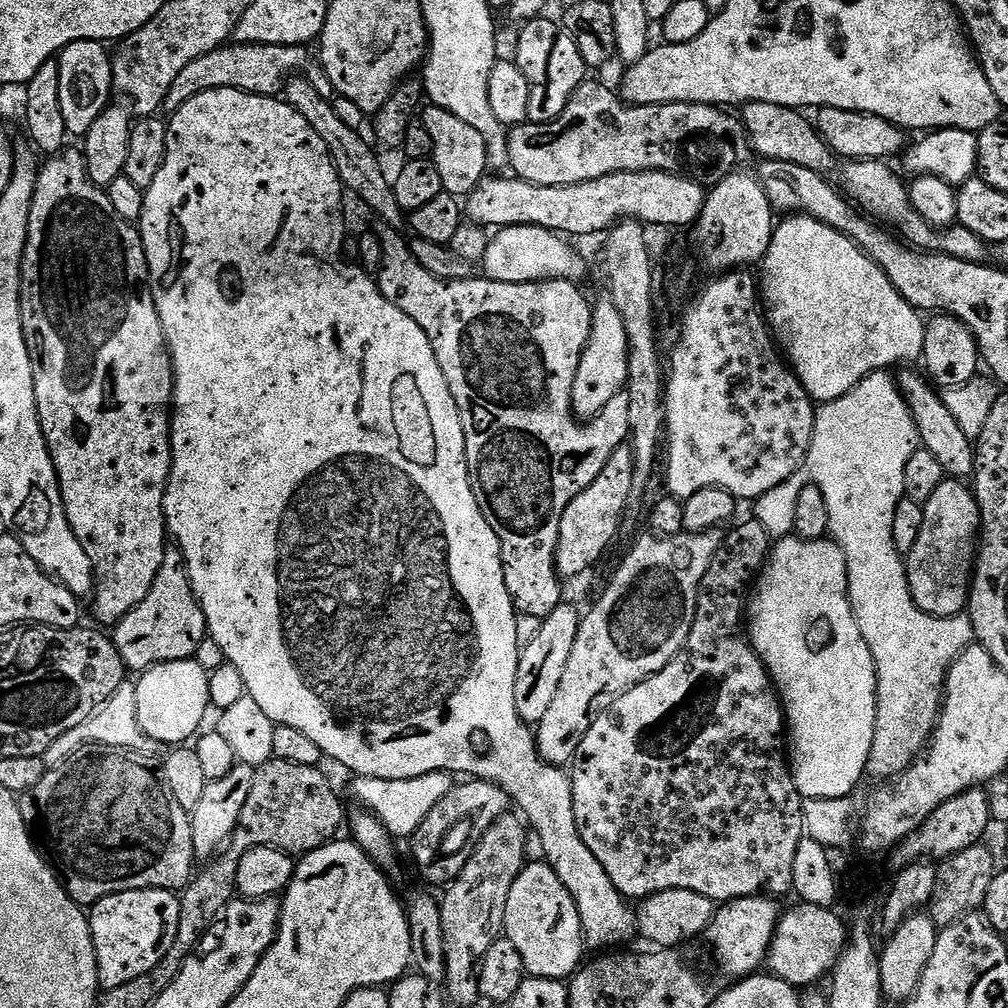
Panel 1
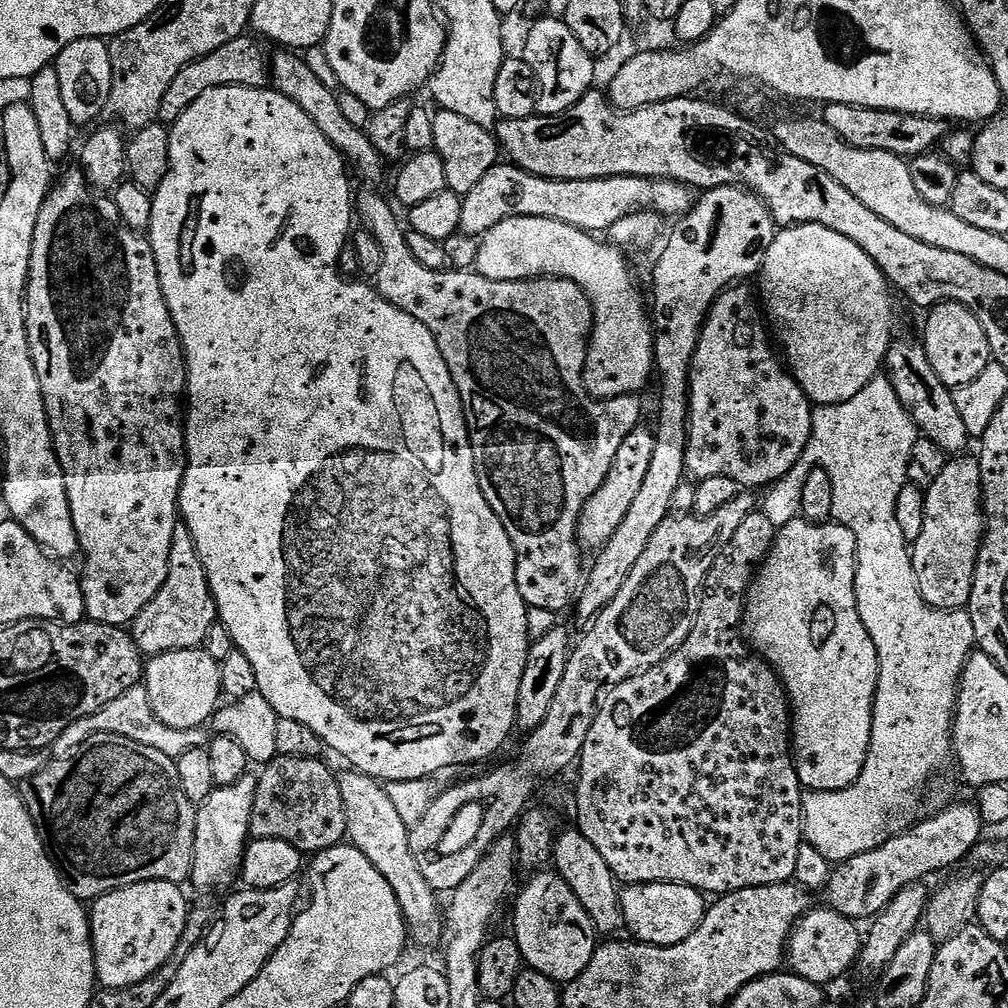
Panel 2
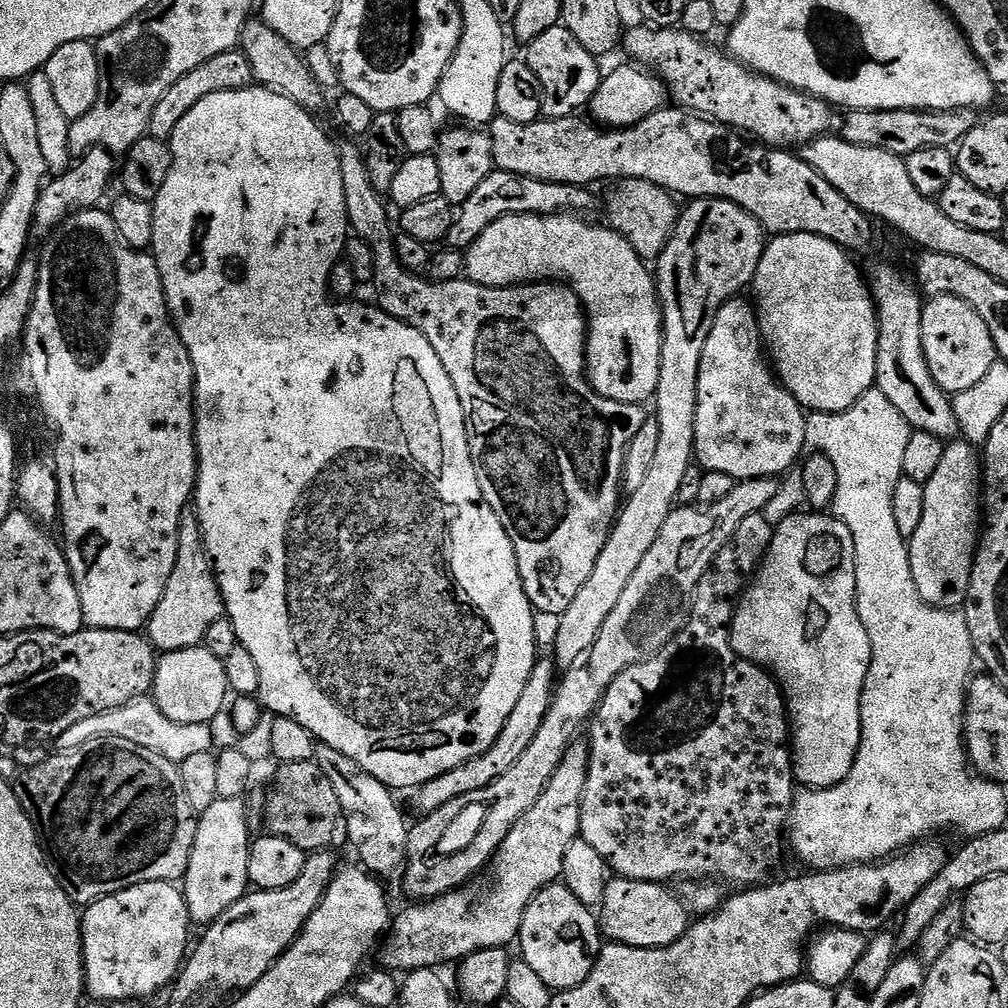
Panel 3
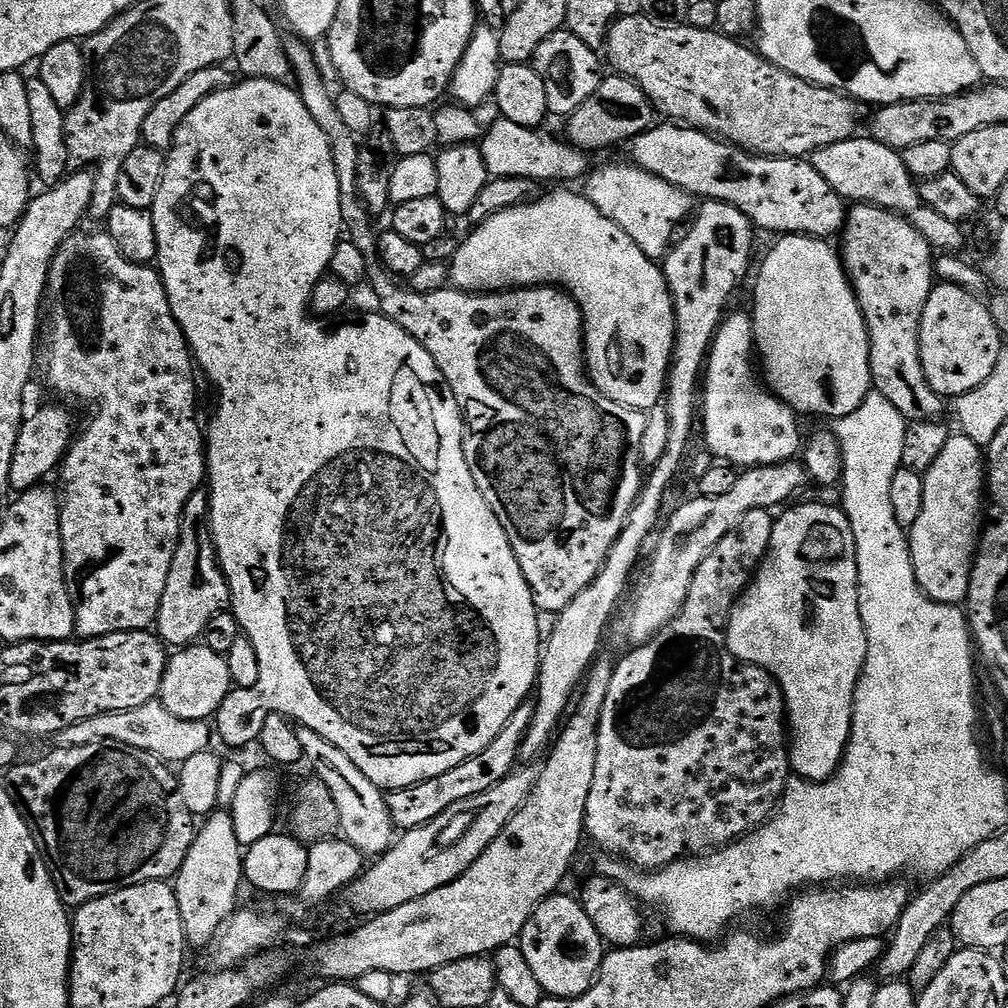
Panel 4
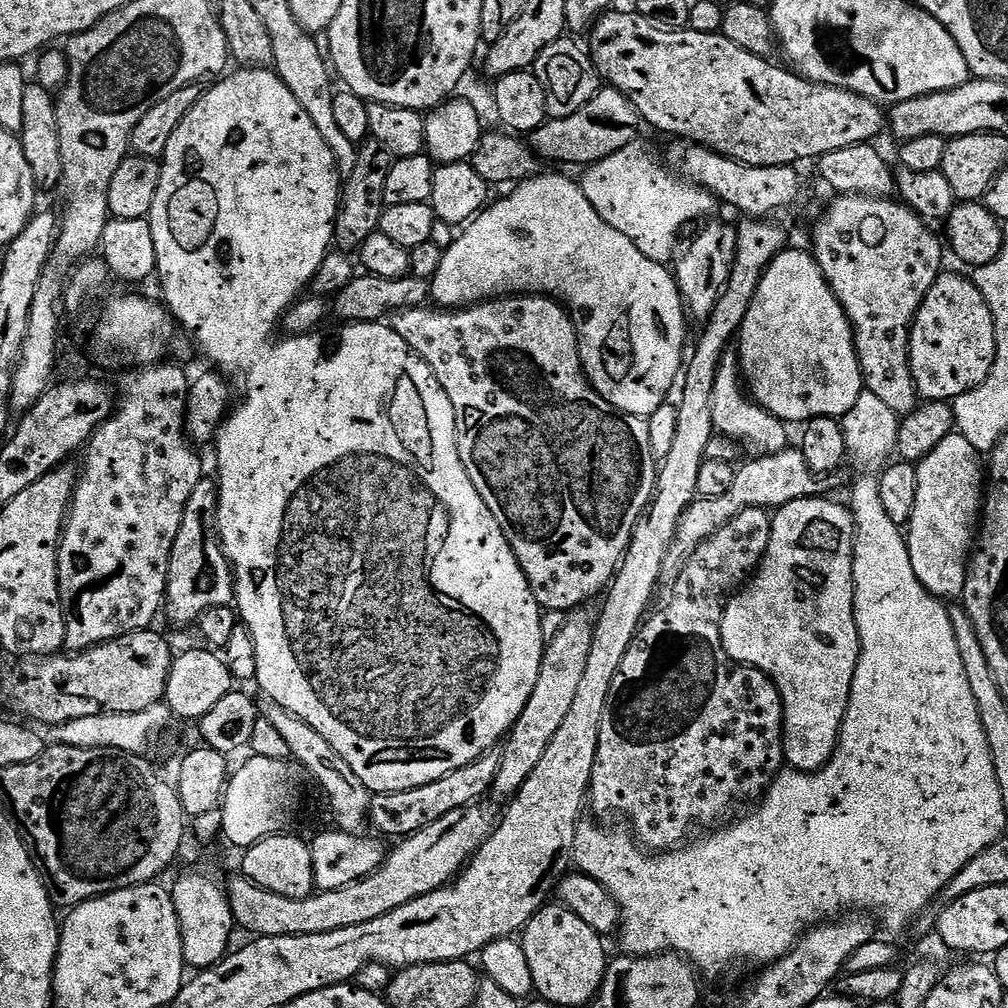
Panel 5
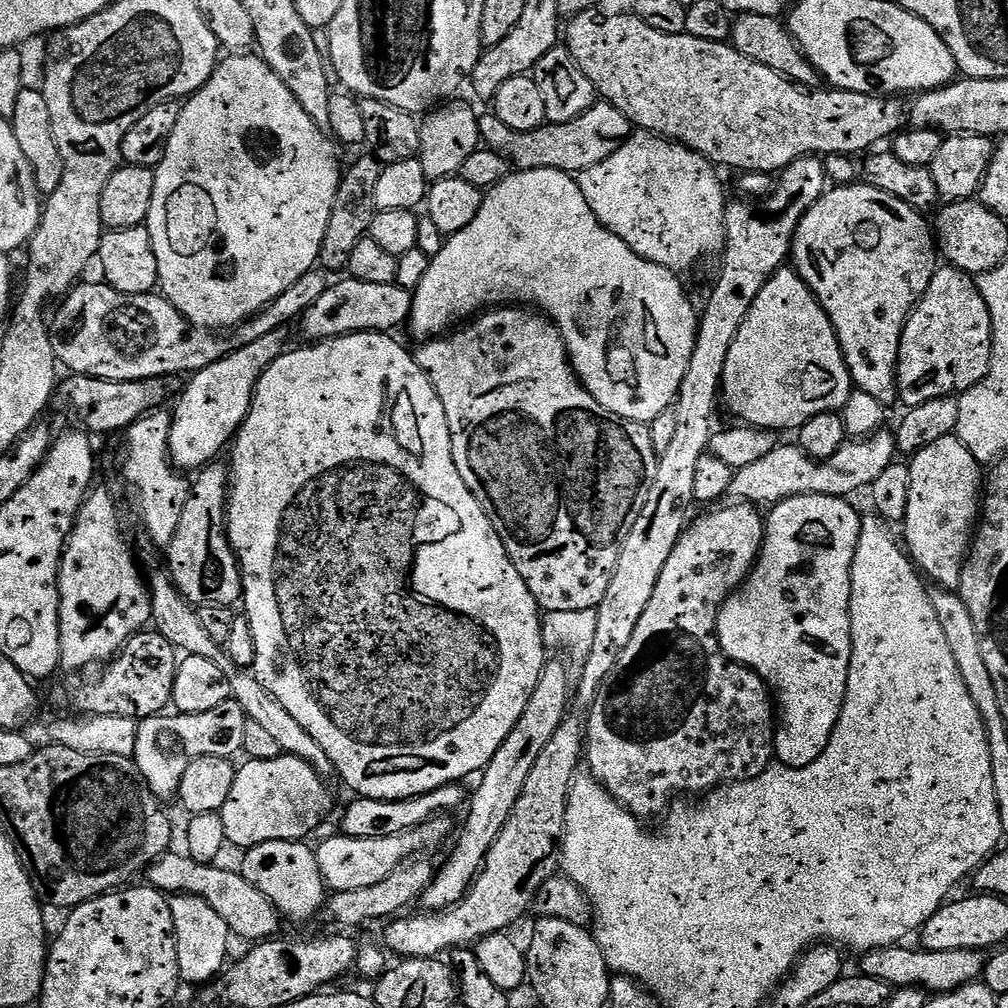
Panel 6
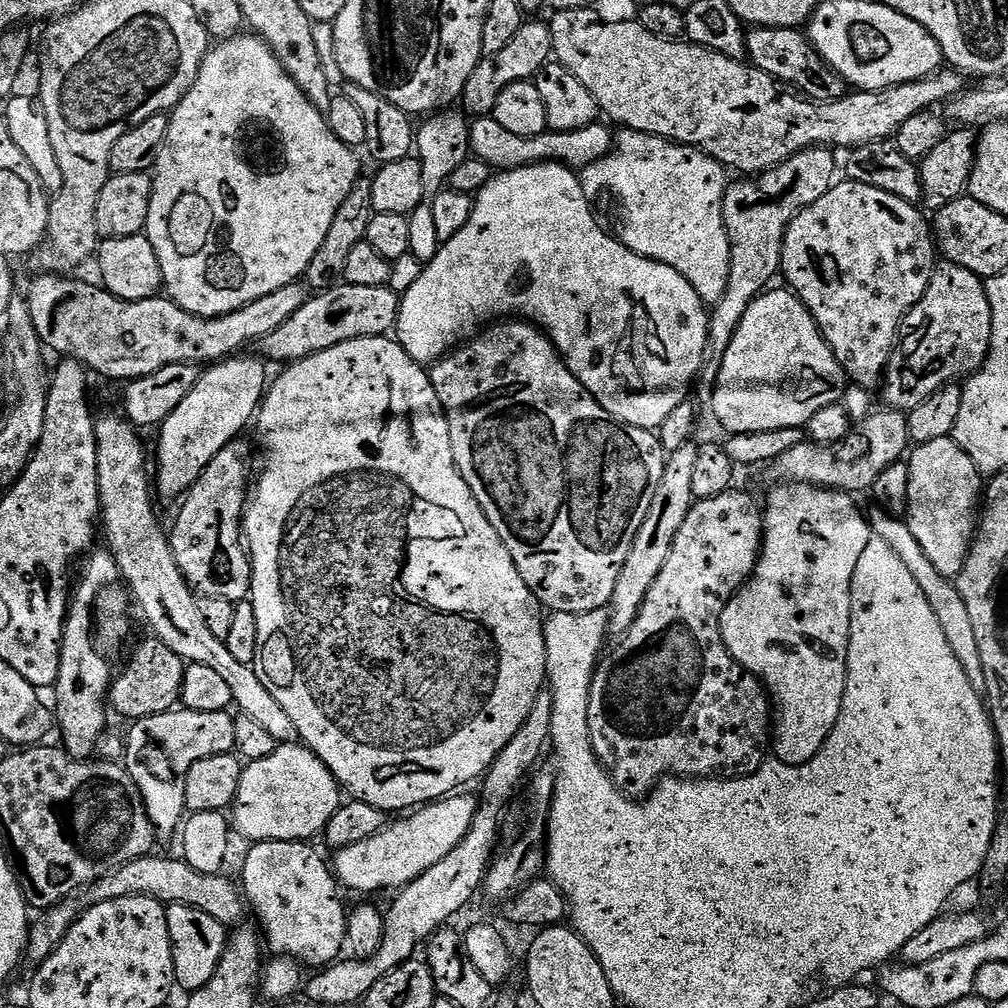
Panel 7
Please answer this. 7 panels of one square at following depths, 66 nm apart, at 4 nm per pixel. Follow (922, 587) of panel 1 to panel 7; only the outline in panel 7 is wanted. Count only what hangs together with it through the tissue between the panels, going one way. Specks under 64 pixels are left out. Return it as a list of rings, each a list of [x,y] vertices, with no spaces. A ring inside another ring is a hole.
[[[952,436],[915,445],[907,466],[910,470],[910,494],[906,519],[910,530],[914,538],[918,538],[918,546],[922,546],[934,570],[955,578],[966,562],[978,527],[980,492],[982,496],[982,477],[978,466]]]

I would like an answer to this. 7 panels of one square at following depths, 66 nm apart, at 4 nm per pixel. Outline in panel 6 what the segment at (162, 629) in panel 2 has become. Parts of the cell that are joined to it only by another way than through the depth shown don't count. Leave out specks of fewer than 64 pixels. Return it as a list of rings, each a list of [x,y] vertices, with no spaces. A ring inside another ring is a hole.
[[[204,470],[199,473],[197,480],[193,479],[190,484],[190,491],[188,494],[188,501],[186,502],[186,510],[182,510],[182,522],[178,522],[178,530],[175,538],[166,549],[168,555],[168,568],[172,580],[176,583],[176,588],[183,594],[186,599],[193,604],[193,606],[207,606],[210,604],[222,604],[225,606],[232,606],[241,599],[242,596],[242,577],[240,575],[240,561],[236,559],[236,552],[232,548],[232,544],[228,540],[228,498],[230,495],[230,476],[227,471],[224,472],[208,472],[212,470]]]

